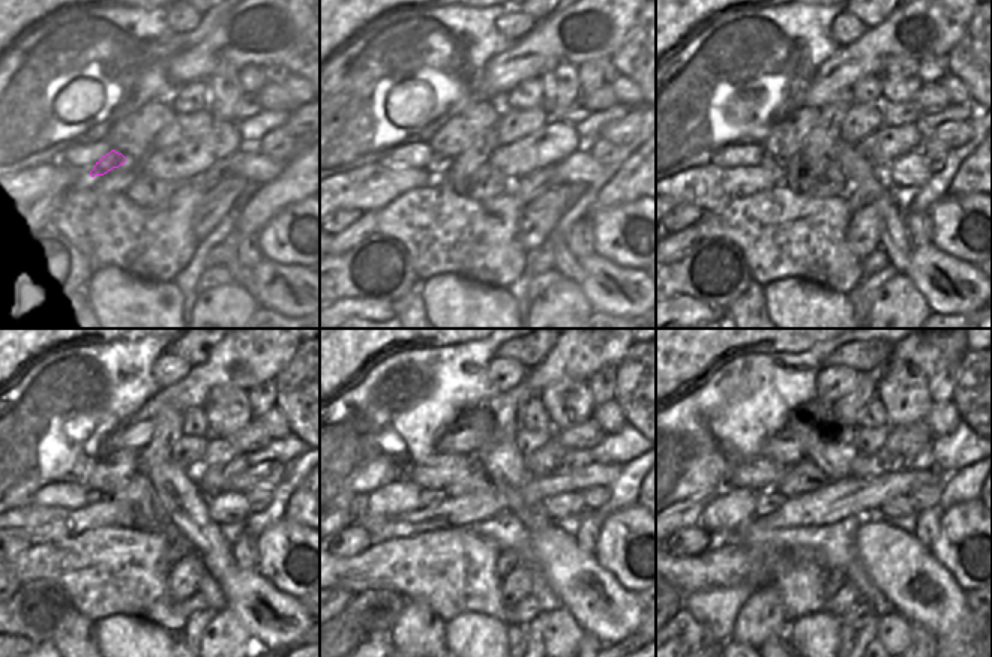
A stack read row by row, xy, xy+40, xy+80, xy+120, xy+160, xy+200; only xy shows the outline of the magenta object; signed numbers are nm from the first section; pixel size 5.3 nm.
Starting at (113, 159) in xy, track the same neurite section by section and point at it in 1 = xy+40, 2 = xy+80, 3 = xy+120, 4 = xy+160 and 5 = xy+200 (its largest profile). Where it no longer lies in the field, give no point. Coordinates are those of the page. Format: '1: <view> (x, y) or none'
1: xy+40 (438, 167)
2: xy+80 (767, 161)
3: xy+120 (93, 497)
4: xy+160 (428, 498)
5: xy+200 (767, 503)

